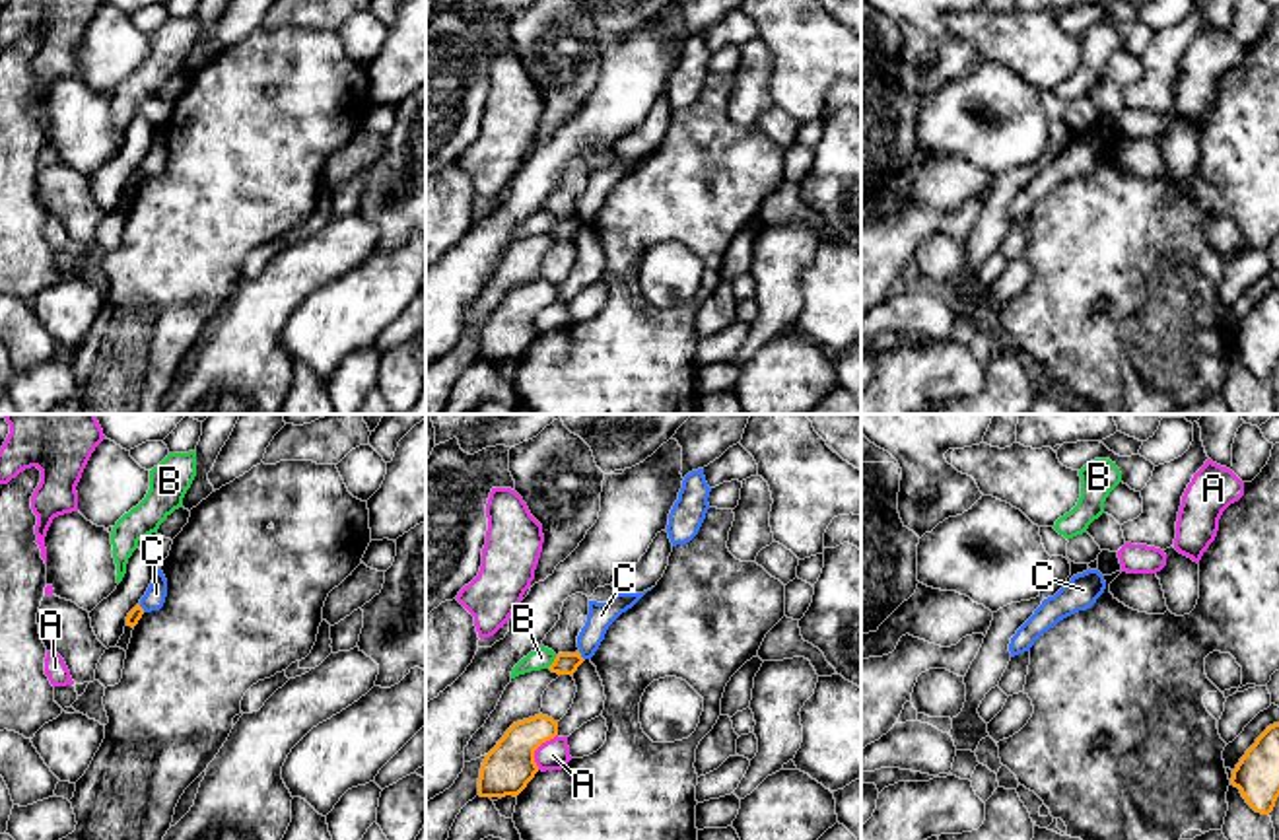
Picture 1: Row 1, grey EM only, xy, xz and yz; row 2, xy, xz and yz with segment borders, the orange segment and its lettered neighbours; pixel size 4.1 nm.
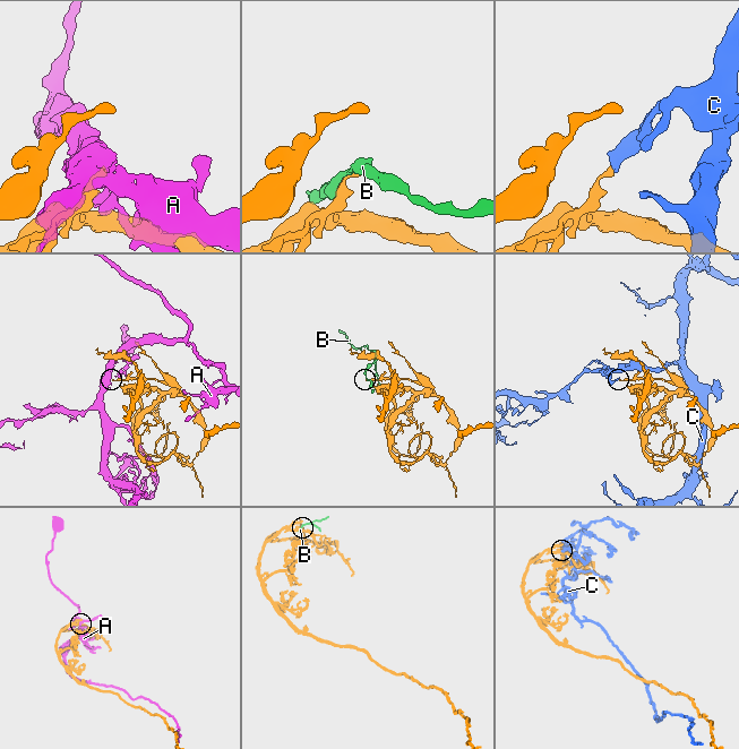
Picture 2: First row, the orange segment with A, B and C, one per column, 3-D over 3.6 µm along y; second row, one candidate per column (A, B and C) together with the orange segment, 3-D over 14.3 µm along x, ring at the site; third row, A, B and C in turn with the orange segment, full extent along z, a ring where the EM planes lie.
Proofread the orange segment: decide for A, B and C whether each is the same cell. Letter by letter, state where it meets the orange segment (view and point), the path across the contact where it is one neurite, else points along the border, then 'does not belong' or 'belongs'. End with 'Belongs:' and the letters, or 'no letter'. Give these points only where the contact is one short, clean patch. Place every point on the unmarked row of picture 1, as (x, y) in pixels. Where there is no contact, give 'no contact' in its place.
A: meets orange in xz at (537, 312); border along xz (556, 298), (535, 315), (537, 333); does not belong
B: meets orange in xz at (554, 226); border along xz (556, 220), (547, 232); does not belong
C: meets orange in xz at (580, 220); border along xz (578, 216), (584, 224); does not belong
Belongs: no letter

